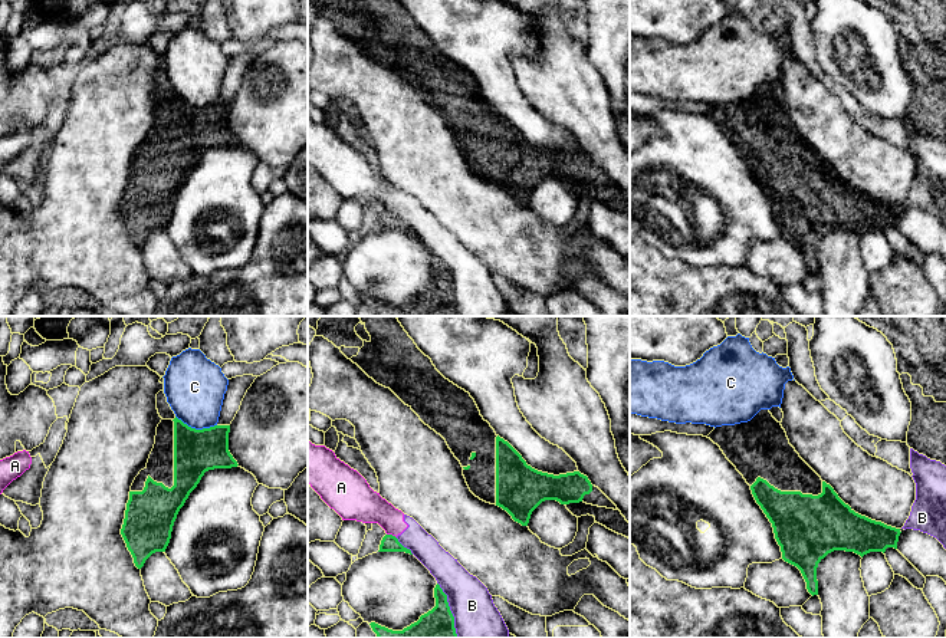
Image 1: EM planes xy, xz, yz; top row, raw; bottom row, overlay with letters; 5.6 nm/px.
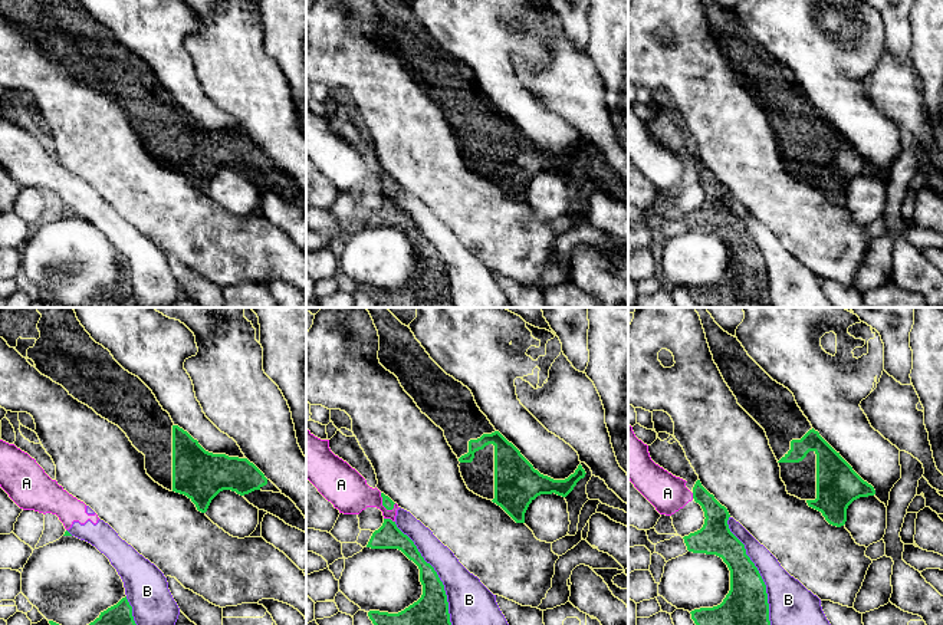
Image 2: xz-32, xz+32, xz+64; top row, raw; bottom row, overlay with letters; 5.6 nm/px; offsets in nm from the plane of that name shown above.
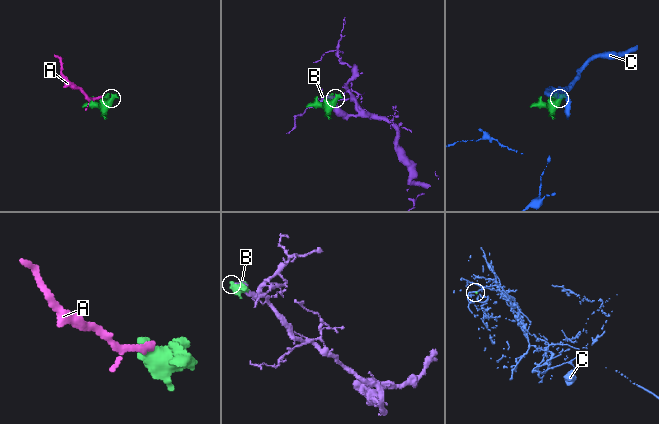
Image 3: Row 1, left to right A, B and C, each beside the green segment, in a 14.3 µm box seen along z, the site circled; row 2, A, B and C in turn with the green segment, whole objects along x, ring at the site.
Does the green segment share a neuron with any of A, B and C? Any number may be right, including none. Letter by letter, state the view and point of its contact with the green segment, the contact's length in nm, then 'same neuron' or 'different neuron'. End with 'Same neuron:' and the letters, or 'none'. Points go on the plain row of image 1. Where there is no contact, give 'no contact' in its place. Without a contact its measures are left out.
A: contact xz (391, 213); length 60 nm; different neuron
B: contact xz (449, 288); length 340 nm; different neuron
C: contact xy (194, 107); length 240 nm; different neuron
Same neuron: none

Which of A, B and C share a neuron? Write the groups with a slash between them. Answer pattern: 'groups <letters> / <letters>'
groups A B / C

